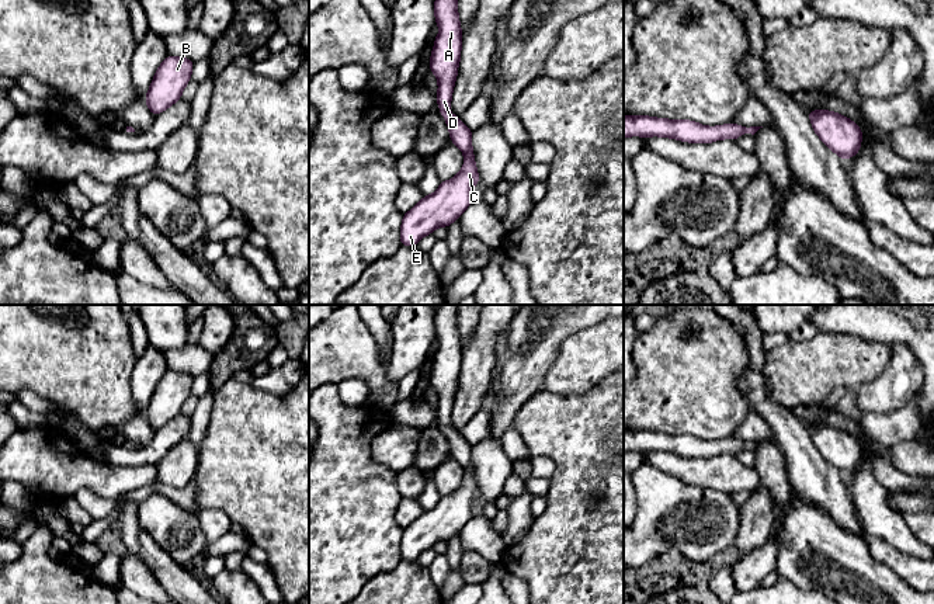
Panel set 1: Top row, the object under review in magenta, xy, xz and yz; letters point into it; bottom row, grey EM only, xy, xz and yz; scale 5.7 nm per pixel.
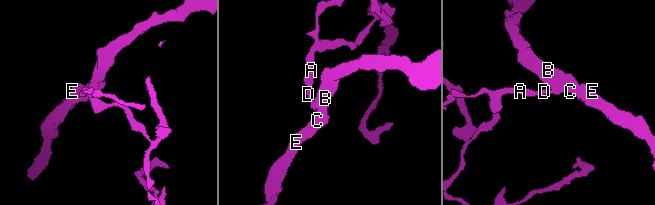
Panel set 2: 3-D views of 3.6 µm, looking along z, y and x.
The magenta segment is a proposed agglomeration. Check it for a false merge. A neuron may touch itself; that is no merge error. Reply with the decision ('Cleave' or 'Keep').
Keep

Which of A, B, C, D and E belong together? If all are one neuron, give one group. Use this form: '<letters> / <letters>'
A B C D E

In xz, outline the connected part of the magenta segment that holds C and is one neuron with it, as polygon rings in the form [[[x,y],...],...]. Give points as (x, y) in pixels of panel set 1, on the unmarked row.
[[[440,305],[434,316],[435,337],[440,347],[434,354],[430,383],[438,395],[437,417],[444,431],[451,457],[465,472],[462,485],[451,494],[441,496],[438,504],[403,530],[400,541],[402,560],[414,562],[421,552],[437,542],[448,542],[473,517],[473,503],[479,496],[472,465],[472,445],[449,427],[452,405],[461,375],[462,344],[456,323],[459,305]]]

